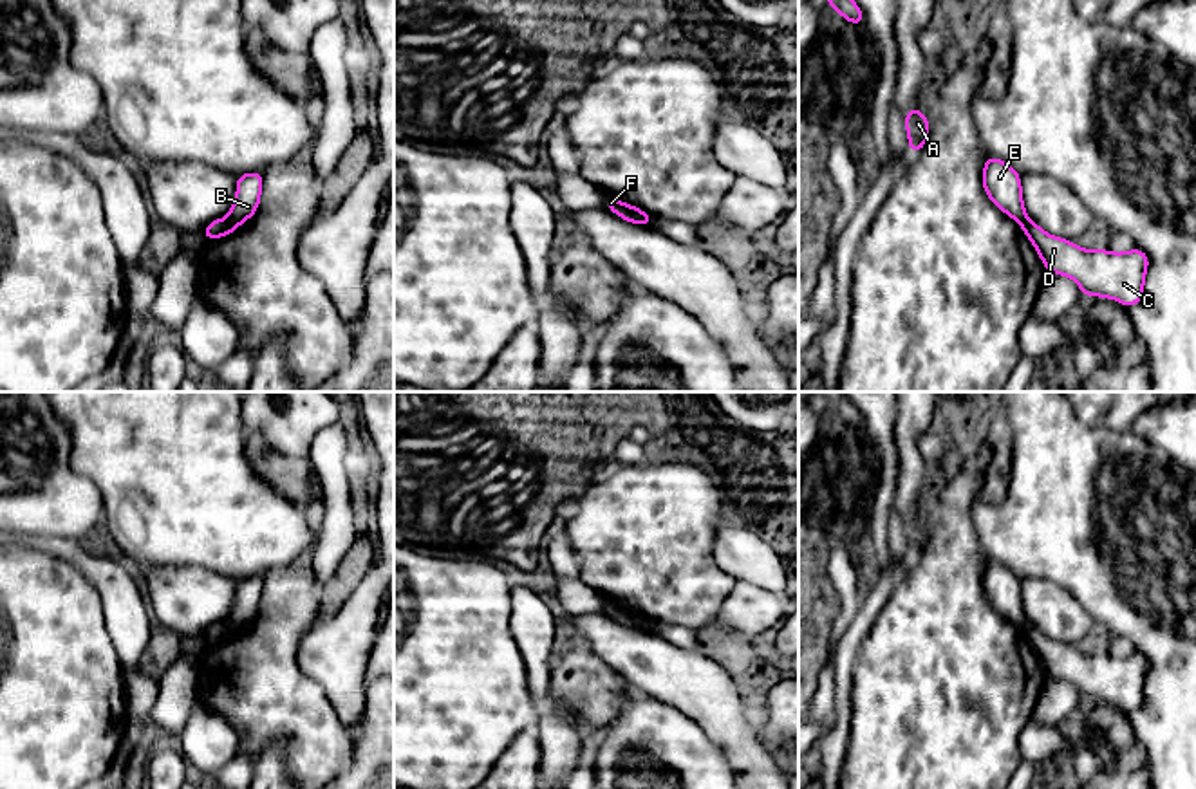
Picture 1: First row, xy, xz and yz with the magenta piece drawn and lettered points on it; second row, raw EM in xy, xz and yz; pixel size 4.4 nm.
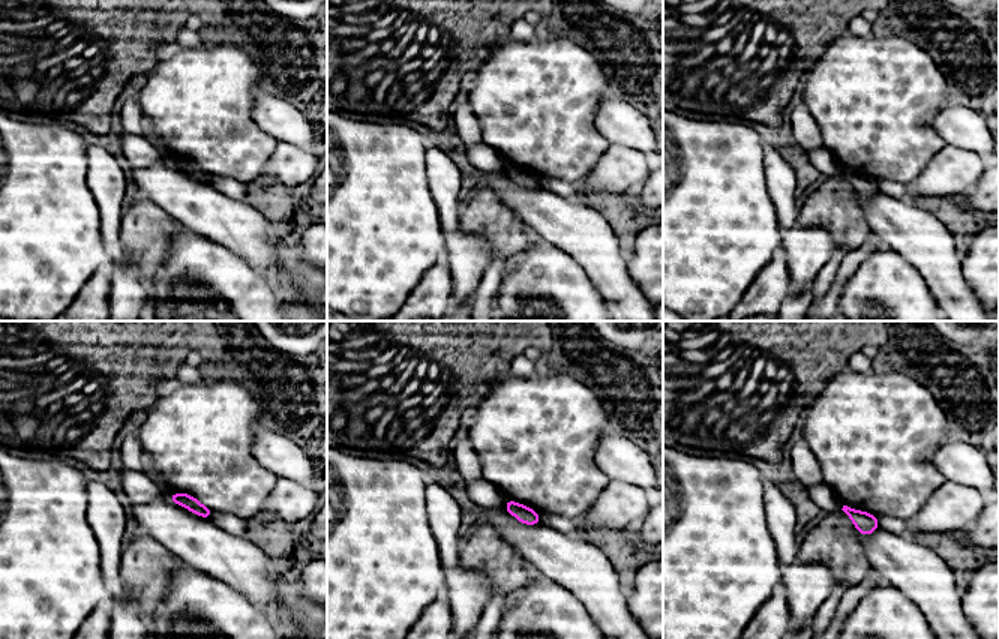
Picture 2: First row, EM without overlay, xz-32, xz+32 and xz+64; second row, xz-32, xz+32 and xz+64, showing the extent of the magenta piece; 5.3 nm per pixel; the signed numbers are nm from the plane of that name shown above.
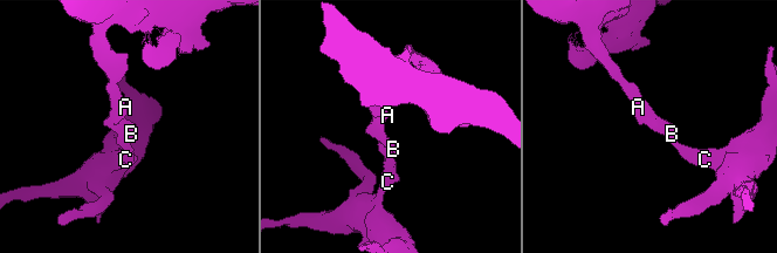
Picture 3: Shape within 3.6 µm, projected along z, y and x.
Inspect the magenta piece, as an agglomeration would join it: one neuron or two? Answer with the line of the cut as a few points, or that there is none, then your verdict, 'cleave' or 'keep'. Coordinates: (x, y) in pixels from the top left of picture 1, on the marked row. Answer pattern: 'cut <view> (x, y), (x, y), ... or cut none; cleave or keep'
cut xy (226, 217), (237, 226); cleave

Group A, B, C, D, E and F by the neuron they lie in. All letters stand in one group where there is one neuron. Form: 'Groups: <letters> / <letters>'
Groups: A B E / C D F

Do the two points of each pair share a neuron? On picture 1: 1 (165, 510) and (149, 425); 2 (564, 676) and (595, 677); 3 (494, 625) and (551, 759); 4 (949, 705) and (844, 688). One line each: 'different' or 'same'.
1: same
2: same
3: different
4: different

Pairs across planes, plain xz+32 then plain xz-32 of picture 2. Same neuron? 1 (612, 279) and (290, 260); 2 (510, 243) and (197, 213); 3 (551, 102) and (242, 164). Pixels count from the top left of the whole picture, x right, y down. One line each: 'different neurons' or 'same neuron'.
1: different neurons
2: different neurons
3: same neuron

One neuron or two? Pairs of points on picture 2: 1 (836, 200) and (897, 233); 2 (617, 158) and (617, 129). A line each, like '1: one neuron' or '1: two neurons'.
1: two neurons
2: two neurons

